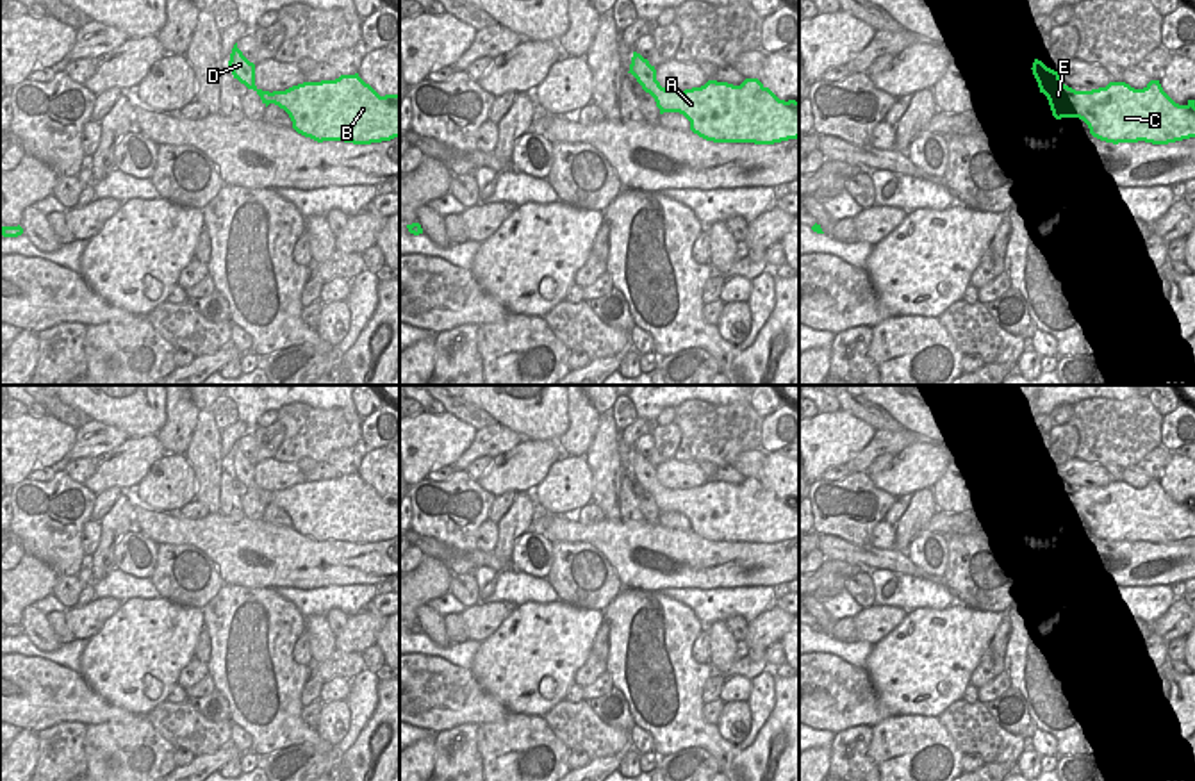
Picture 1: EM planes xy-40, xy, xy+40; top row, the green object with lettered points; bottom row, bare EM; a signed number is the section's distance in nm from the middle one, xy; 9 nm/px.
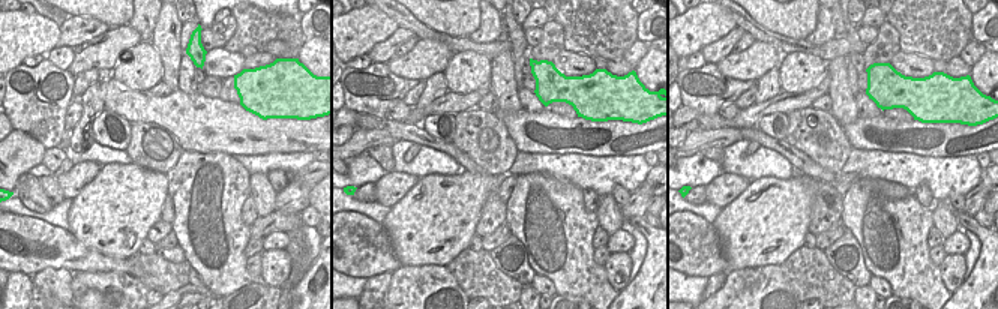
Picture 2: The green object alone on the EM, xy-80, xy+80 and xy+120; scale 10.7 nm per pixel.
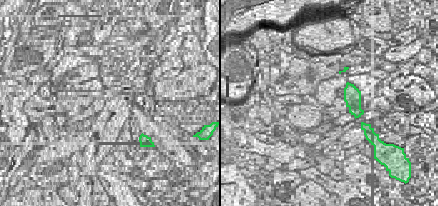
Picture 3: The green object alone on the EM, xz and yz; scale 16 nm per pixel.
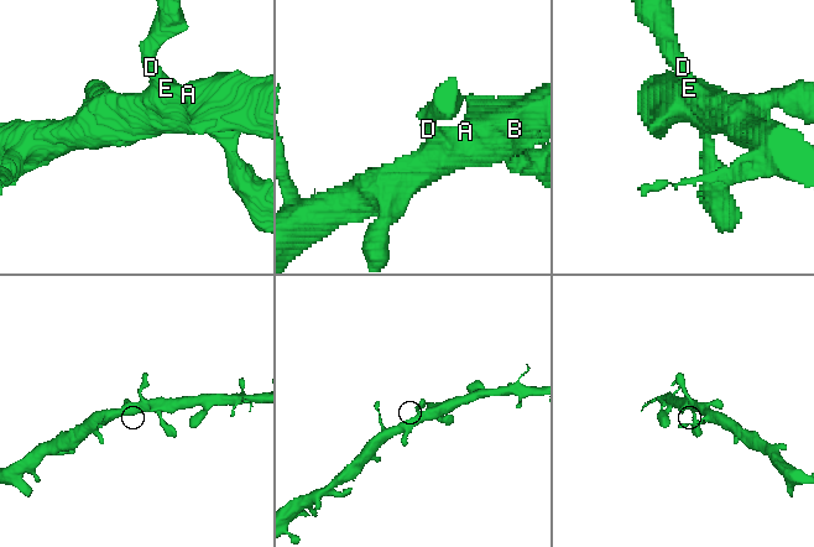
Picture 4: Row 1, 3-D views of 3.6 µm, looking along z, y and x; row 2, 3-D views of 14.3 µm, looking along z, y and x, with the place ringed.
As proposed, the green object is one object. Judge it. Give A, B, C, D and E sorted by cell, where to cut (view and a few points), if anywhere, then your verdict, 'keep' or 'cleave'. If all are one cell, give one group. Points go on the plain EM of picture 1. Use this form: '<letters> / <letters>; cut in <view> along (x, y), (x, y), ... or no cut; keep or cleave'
A B C D E; no cut; keep

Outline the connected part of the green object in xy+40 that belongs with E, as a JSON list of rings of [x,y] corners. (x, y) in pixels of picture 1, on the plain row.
[[[1038,458],[1031,469],[1052,515],[1083,519],[1100,540],[1168,544],[1195,537],[1195,499],[1175,503],[1159,480],[1150,480],[1143,489],[1109,481],[1106,487],[1076,490]]]

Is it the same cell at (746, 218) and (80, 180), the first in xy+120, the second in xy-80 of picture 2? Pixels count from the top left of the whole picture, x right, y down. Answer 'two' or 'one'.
two

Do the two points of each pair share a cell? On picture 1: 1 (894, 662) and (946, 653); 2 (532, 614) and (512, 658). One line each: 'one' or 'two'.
1: one
2: one

